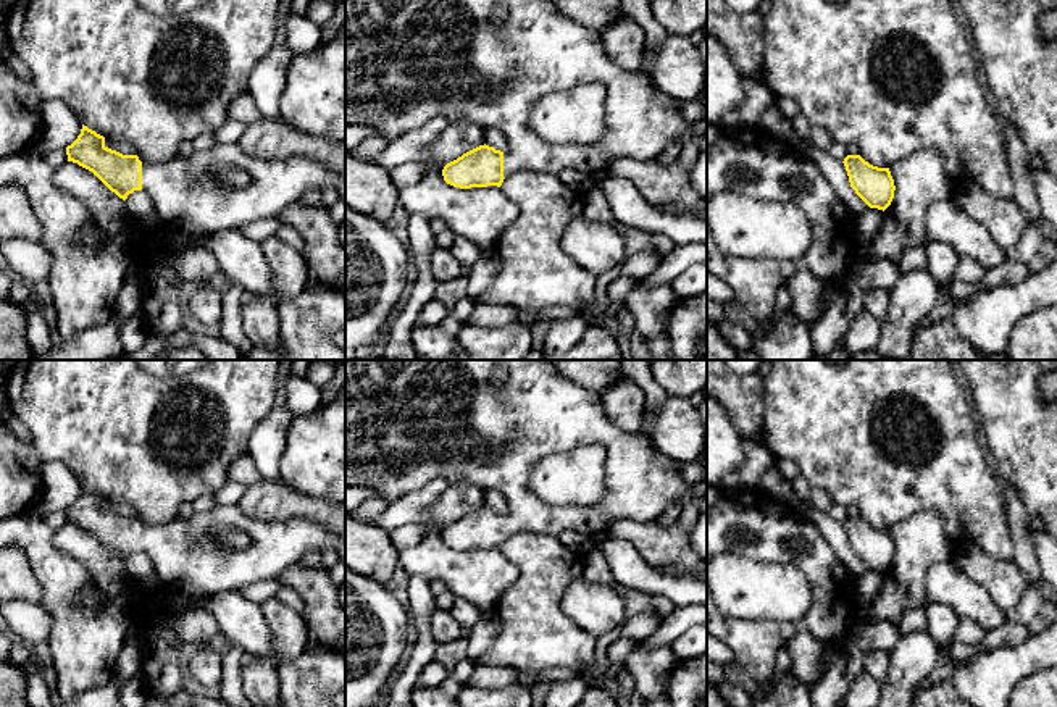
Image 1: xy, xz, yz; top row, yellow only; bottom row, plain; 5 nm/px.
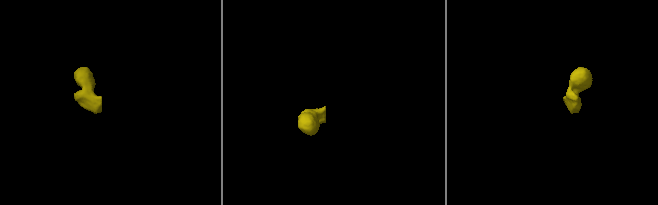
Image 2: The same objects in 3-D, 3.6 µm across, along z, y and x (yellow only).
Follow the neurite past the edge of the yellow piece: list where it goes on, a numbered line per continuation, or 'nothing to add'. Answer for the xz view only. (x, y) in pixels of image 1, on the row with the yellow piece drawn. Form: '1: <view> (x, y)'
1: xz (407, 62)

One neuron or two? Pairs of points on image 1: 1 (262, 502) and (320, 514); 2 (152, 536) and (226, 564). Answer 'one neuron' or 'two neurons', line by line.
1: one neuron
2: one neuron

